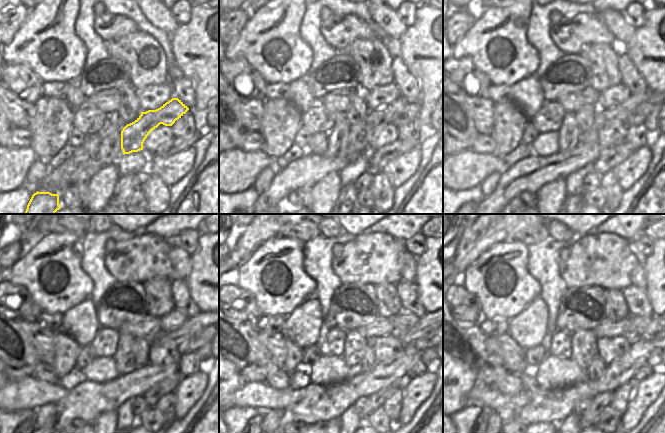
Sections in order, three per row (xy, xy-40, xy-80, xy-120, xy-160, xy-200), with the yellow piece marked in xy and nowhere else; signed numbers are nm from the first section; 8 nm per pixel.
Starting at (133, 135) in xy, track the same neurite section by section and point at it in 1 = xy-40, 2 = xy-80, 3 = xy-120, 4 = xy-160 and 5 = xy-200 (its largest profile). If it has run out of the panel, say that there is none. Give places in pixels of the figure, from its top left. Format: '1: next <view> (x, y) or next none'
1: next xy-40 (360, 136)
2: next xy-80 (632, 106)
3: next xy-120 (198, 323)
4: next xy-160 (422, 326)
5: next xy-200 (645, 333)

